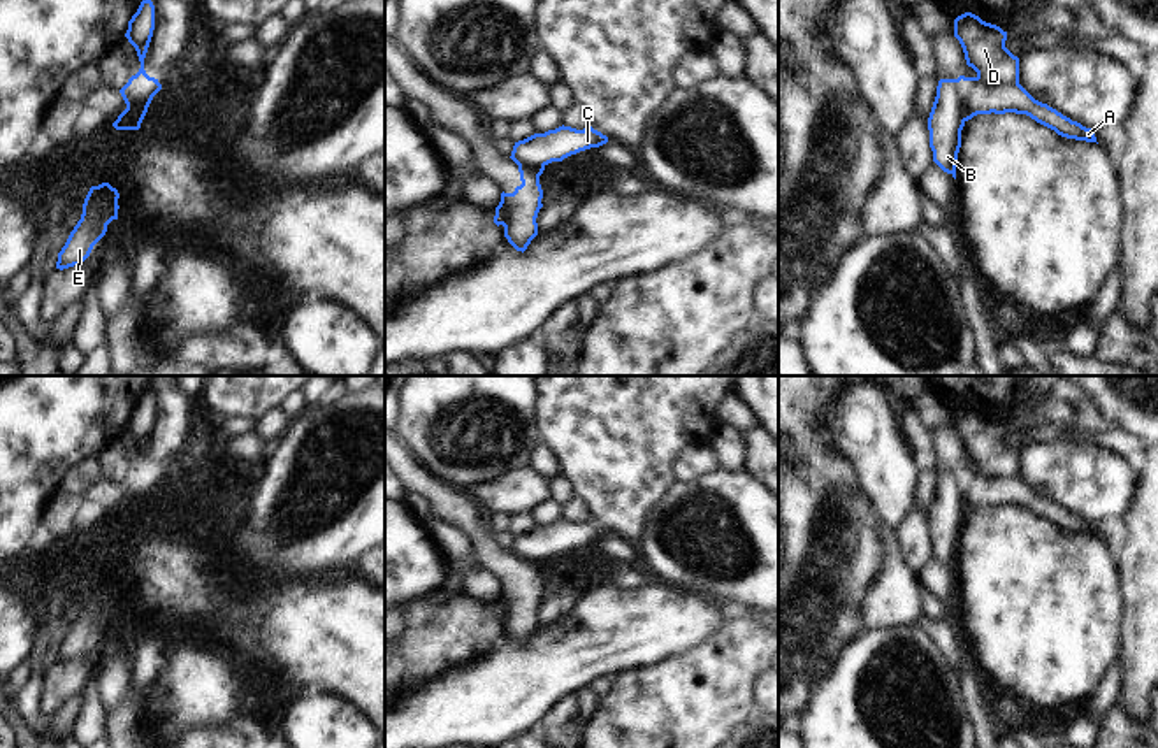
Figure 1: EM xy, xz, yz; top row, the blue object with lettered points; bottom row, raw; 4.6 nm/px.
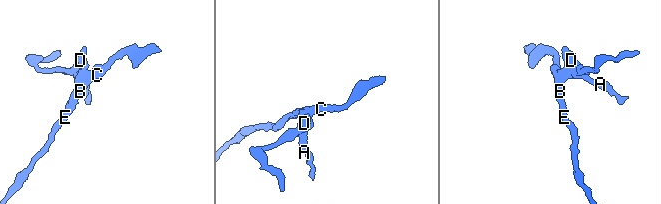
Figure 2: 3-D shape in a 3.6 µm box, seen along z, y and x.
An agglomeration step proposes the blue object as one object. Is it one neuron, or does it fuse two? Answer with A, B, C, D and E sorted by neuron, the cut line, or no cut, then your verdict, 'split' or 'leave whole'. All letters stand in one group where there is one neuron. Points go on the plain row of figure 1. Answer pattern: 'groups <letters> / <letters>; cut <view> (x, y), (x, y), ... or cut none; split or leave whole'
groups A D / B C E; cut yz (955, 473), (960, 508), (965, 513); split

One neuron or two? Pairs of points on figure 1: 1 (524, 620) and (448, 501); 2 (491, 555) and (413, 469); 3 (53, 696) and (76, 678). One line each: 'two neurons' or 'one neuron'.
1: one neuron
2: one neuron
3: one neuron

